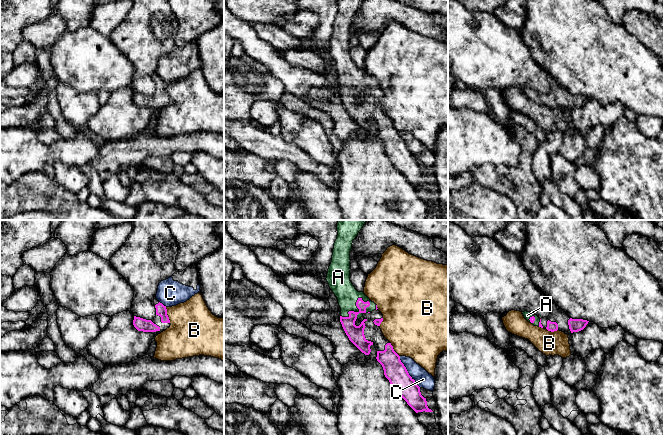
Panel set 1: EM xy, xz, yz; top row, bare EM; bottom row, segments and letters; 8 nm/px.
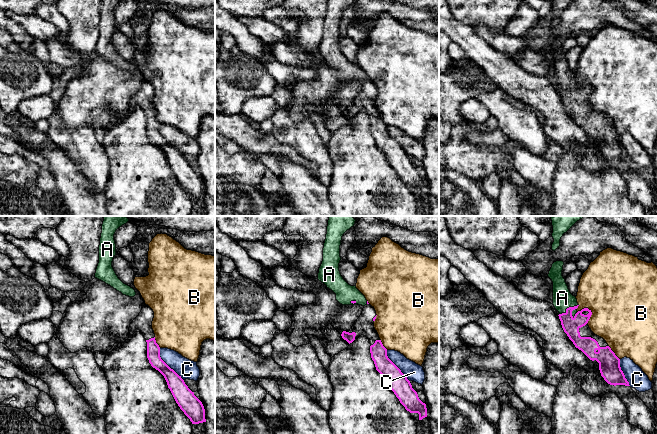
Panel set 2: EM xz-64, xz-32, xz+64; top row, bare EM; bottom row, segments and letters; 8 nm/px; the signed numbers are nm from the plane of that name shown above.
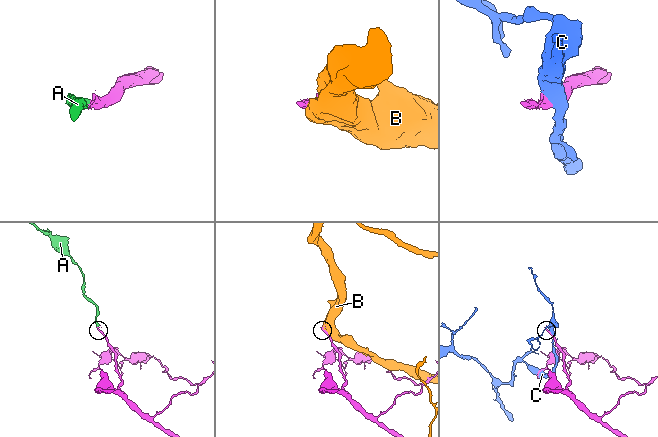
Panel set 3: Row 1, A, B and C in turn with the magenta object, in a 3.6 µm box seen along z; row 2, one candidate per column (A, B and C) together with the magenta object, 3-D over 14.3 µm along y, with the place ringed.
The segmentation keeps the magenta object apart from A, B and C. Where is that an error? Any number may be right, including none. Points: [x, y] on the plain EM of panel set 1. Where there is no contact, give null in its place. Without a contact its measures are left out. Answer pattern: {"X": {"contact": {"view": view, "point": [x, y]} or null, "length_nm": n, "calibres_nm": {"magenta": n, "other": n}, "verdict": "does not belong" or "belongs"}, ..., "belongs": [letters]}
{"A": {"contact": {"view": "xz", "point": [358, 84]}, "length_nm": 260, "calibres_nm": {"magenta": 130, "other": 170}, "verdict": "belongs"}, "B": {"contact": {"view": "xy", "point": [167, 91]}, "length_nm": 130, "calibres_nm": {"magenta": 90, "other": 400}, "verdict": "does not belong"}, "C": {"contact": {"view": "xz", "point": [407, 148]}, "length_nm": 300, "calibres_nm": {"magenta": 180, "other": 130}, "verdict": "does not belong"}, "belongs": ["A"]}

